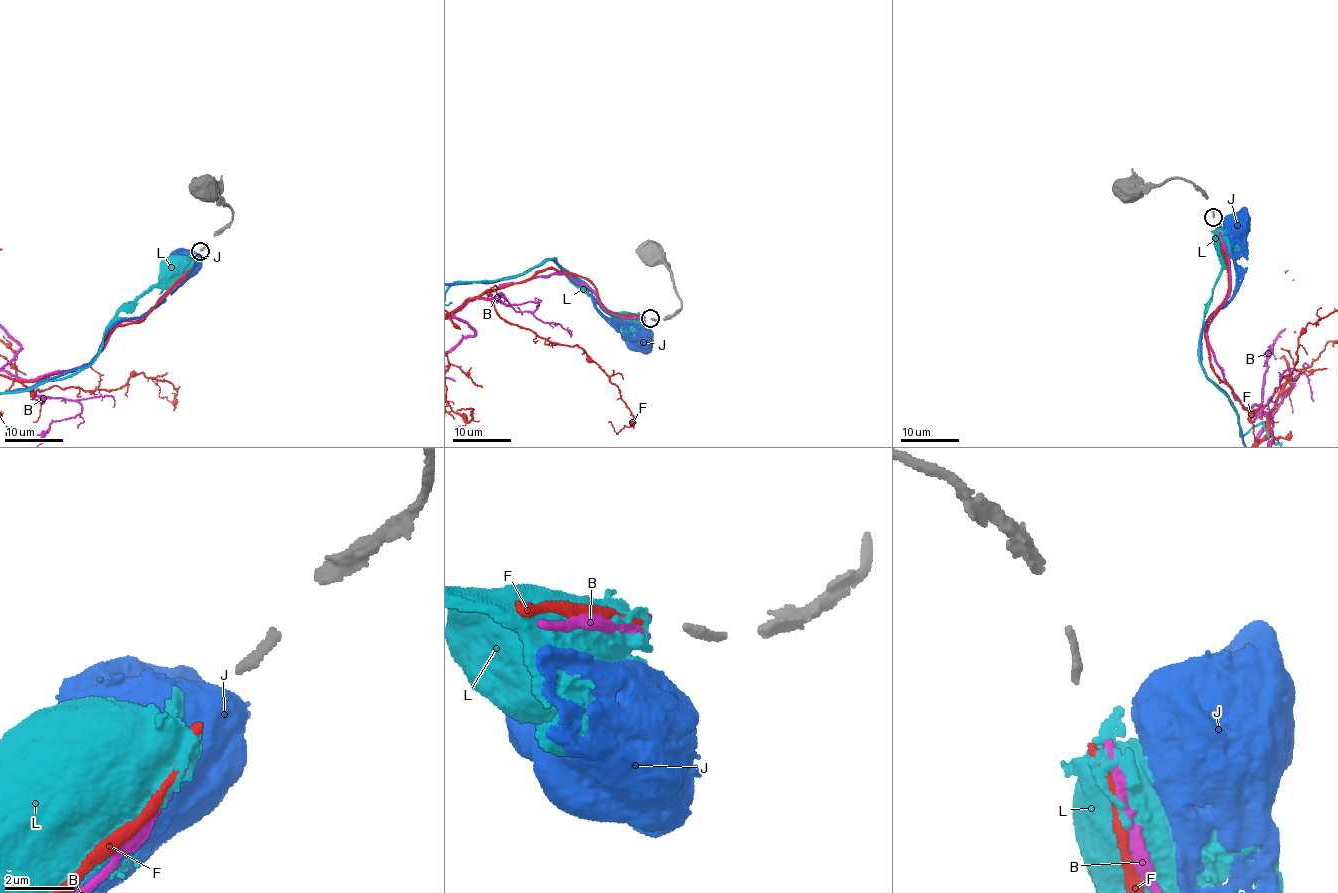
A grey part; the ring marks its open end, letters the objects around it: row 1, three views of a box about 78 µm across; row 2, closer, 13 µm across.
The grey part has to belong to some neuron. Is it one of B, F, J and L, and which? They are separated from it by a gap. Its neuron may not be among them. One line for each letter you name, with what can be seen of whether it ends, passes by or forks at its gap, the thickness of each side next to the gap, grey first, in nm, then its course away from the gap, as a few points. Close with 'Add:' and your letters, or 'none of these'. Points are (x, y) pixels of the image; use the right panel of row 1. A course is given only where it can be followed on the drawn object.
F: it ends | 260/240 nm
Add: F

